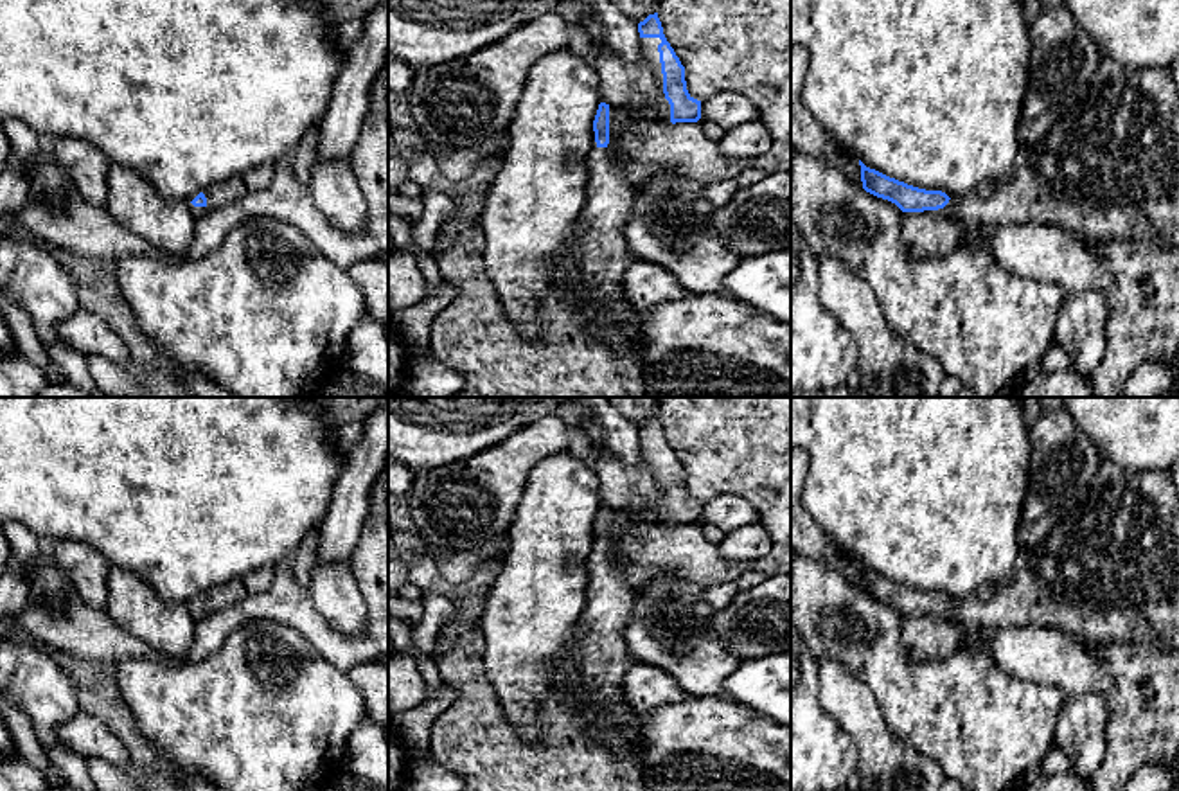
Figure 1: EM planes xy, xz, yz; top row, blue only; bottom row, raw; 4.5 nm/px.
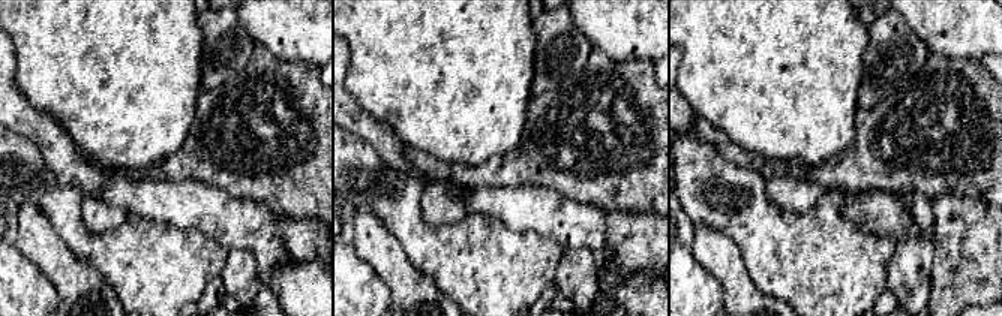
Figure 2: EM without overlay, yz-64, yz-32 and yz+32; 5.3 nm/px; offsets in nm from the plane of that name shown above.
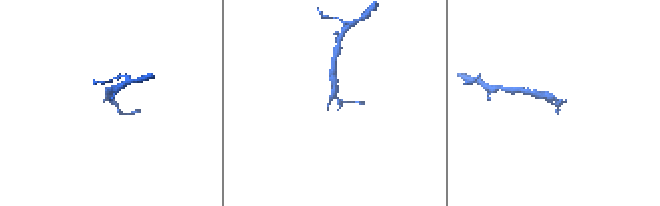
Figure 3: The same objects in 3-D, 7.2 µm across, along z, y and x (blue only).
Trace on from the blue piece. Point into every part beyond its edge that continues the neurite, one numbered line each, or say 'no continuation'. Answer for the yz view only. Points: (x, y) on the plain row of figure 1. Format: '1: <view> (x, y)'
1: yz (1102, 567)

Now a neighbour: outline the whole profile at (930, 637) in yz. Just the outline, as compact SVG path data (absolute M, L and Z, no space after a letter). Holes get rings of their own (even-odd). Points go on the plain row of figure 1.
M944 611L906 615L902 644L917 662L947 660L960 649L971 626L949 618Z

